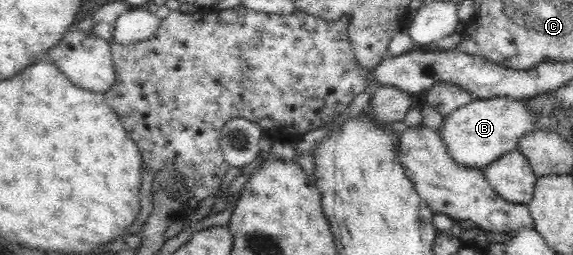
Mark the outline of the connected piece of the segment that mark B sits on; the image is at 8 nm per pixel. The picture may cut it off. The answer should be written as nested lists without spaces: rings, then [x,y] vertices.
[[[507,96],[491,99],[473,99],[471,102],[441,119],[441,127],[434,131],[441,136],[455,165],[467,169],[482,170],[507,151],[515,150],[517,141],[533,129],[539,129],[541,119],[535,119],[533,112],[521,103]]]

